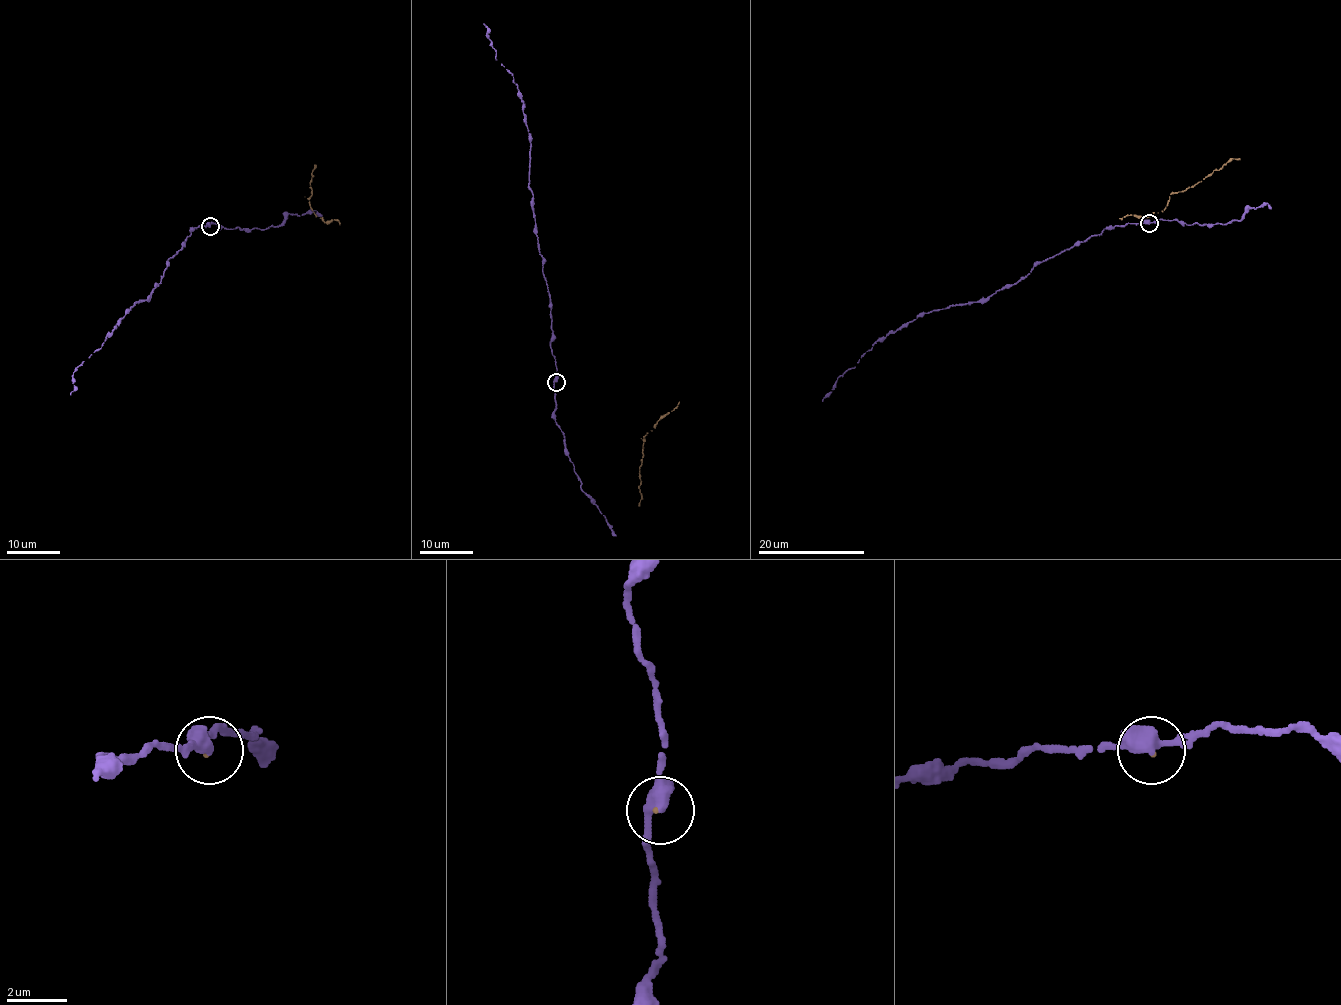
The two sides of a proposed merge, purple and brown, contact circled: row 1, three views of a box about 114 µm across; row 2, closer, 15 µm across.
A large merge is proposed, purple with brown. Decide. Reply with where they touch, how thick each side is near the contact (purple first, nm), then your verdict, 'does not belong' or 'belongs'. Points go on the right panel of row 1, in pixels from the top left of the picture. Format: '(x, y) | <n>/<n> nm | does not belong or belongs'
(1149, 223) | 440/50 nm | does not belong

